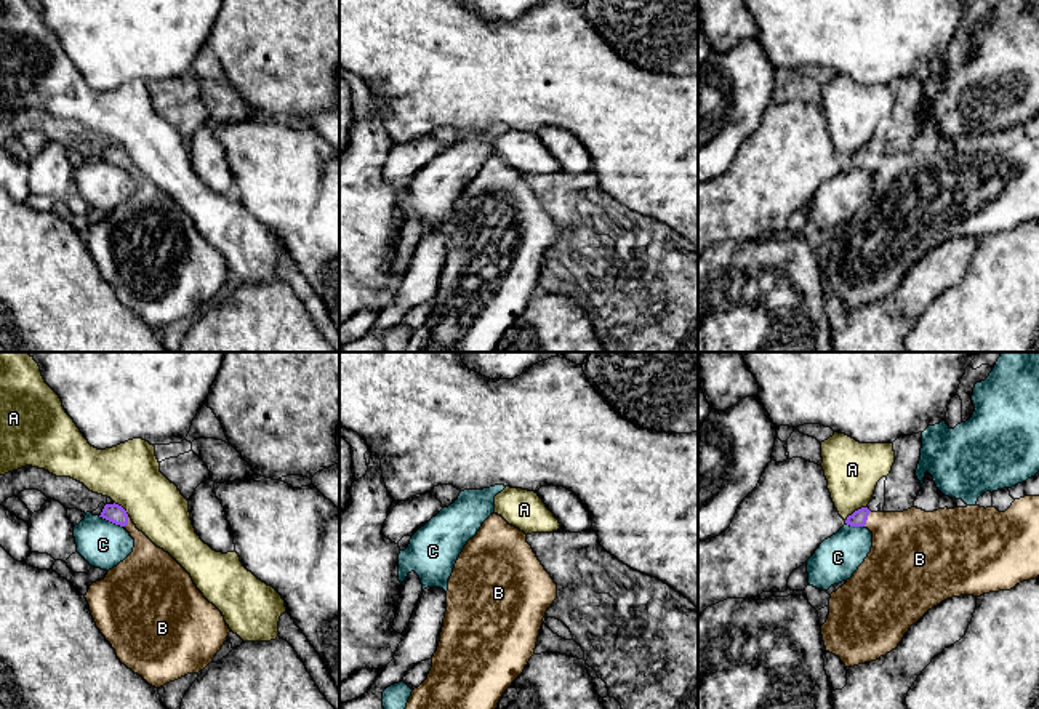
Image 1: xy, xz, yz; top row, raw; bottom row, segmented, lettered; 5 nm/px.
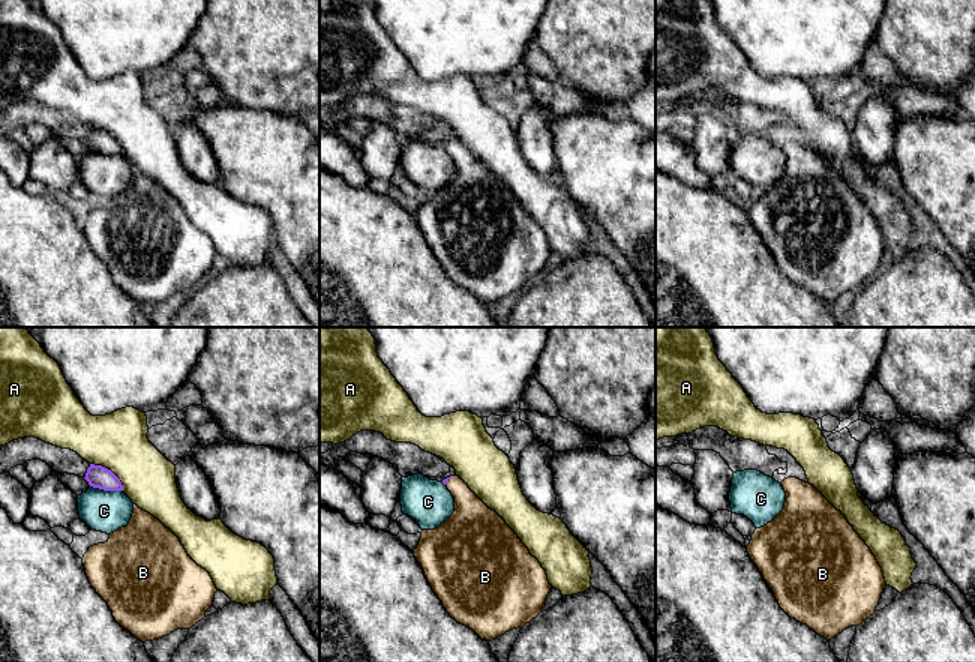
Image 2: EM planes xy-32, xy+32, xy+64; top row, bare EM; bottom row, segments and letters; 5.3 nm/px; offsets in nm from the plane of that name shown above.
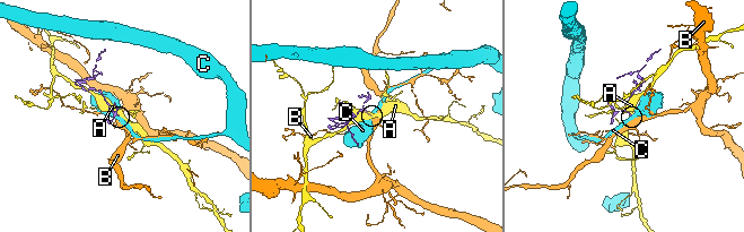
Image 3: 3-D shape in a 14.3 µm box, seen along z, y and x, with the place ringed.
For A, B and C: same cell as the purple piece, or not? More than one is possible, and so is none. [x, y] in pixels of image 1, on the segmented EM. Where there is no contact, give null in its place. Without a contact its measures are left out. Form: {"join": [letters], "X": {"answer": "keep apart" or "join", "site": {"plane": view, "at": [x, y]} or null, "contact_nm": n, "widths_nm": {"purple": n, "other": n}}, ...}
{"join": ["B"], "A": {"answer": "keep apart", "site": {"plane": "yz", "at": [855, 511]}, "contact_nm": 130, "widths_nm": {"purple": 80, "other": 280}}, "B": {"answer": "join", "site": {"plane": "yz", "at": [866, 519]}, "contact_nm": 90, "widths_nm": {"purple": 80, "other": 360}}, "C": {"answer": "keep apart", "site": {"plane": "xy", "at": [111, 520]}, "contact_nm": 140, "widths_nm": {"purple": 90, "other": 240}}}

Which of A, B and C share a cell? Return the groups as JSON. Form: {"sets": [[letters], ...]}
{"sets": [["A"], ["B"], ["C"]]}

